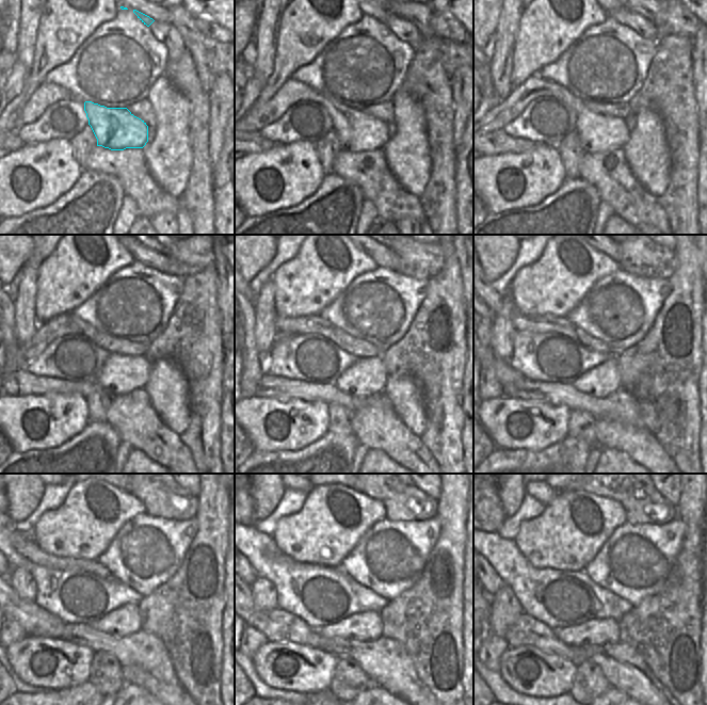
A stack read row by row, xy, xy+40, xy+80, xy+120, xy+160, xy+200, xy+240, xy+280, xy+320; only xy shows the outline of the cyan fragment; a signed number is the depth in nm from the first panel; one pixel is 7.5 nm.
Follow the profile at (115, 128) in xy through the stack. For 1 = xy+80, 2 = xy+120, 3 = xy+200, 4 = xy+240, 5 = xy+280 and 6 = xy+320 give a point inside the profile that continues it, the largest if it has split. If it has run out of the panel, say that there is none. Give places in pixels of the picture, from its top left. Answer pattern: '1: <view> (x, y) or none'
1: xy+80 (597, 133)
2: xy+120 (121, 374)
3: xy+200 (604, 380)
4: xy+240 (124, 621)
5: xy+280 (367, 626)
6: xy+320 (593, 631)

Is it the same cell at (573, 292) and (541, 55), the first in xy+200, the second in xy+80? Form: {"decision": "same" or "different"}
{"decision": "same"}

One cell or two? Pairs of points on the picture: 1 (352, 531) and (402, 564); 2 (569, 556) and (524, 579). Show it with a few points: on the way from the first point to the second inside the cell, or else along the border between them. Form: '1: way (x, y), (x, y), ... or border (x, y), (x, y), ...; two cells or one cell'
1: border (381, 521), (373, 524), (362, 535), (347, 557); two cells
2: border (523, 557), (535, 567), (553, 567), (569, 571); two cells

